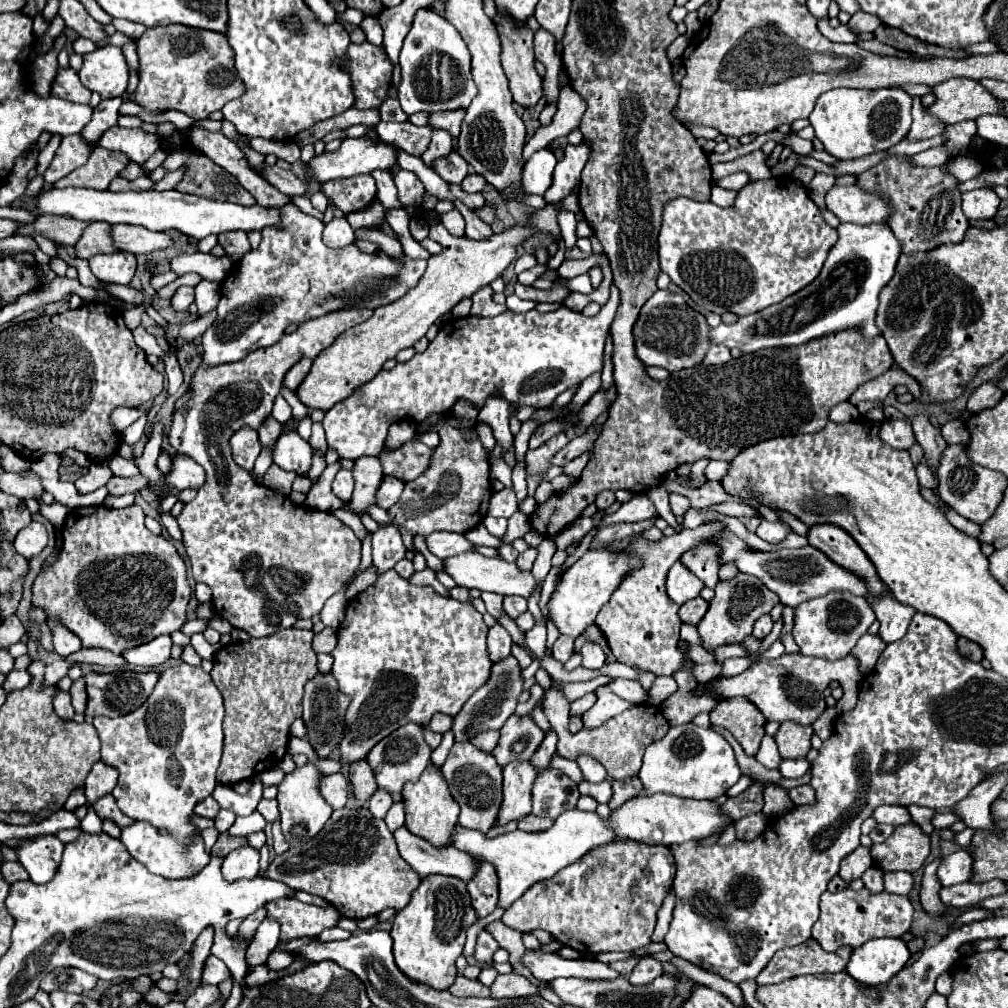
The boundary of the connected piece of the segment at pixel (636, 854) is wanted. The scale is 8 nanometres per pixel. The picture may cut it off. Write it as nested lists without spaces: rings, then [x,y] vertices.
[[[614,840],[592,848],[582,860],[562,868],[558,876],[550,880],[542,880],[528,888],[528,892],[518,898],[502,916],[502,922],[518,932],[546,930],[564,946],[578,950],[580,954],[600,954],[600,952],[632,952],[644,948],[652,942],[652,932],[656,924],[656,912],[662,906],[662,900],[670,892],[670,884],[656,884],[652,880],[652,872],[648,868],[648,860],[652,854],[662,852],[670,858],[670,850],[666,846],[650,846],[636,840]]]

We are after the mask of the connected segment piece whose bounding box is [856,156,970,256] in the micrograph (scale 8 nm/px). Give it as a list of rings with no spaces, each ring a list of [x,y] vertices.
[[[888,156],[878,166],[862,172],[856,184],[866,192],[886,196],[892,204],[890,228],[902,244],[902,254],[914,256],[918,252],[930,252],[946,242],[960,242],[970,228],[960,208],[960,192],[956,180],[946,174],[944,168],[914,168],[904,156]]]

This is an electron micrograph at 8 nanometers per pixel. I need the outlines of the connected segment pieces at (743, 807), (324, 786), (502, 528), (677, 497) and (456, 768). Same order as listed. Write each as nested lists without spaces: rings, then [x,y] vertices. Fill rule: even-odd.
[[[752,784],[752,786],[750,786],[748,790],[744,790],[742,794],[734,796],[734,798],[728,798],[721,806],[722,812],[734,821],[762,812],[762,808],[764,808],[762,786],[764,786],[764,784]]]
[[[332,774],[332,776],[326,776],[320,780],[320,794],[322,798],[326,798],[326,802],[338,810],[338,808],[344,808],[346,800],[348,800],[348,782],[342,774]]]
[[[486,516],[486,518],[484,518],[484,526],[488,528],[488,532],[490,532],[492,536],[502,538],[502,536],[506,534],[508,520],[506,520],[506,518],[492,518],[492,516]]]
[[[672,494],[670,496],[670,506],[672,506],[672,512],[676,516],[682,516],[690,508],[690,500],[686,496],[682,496],[682,494]]]
[[[456,742],[442,766],[442,772],[454,800],[460,804],[458,822],[466,828],[488,832],[496,824],[502,804],[502,768],[498,766],[496,758],[492,754],[478,752],[478,748],[474,748],[470,742]]]

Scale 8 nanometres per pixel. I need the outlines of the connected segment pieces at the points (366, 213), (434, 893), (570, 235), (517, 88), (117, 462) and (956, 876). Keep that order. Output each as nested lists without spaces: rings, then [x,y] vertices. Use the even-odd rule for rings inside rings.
[[[374,200],[372,204],[368,204],[362,210],[354,210],[350,214],[346,214],[346,220],[350,222],[350,226],[356,230],[360,226],[376,226],[380,232],[384,232],[386,236],[392,236],[398,240],[398,234],[390,228],[390,224],[386,224],[384,218],[384,206],[380,204],[380,200]]]
[[[442,874],[422,878],[408,906],[394,916],[394,926],[390,930],[398,968],[416,982],[446,990],[456,978],[456,958],[462,956],[466,932],[476,920],[464,880]]]
[[[562,212],[560,220],[558,220],[560,228],[562,228],[562,236],[564,236],[564,242],[566,242],[566,248],[574,248],[578,236],[576,236],[576,216],[572,212]]]
[[[496,12],[492,20],[494,20],[498,36],[500,36],[502,66],[504,66],[504,74],[508,76],[514,102],[518,102],[522,106],[534,106],[542,98],[542,78],[538,76],[538,72],[534,68],[534,50],[532,50],[534,32],[524,22],[516,22],[510,18],[510,14],[504,14],[504,12]]]
[[[112,454],[108,458],[108,466],[112,470],[112,474],[116,474],[119,477],[132,477],[139,474],[137,466],[132,464],[132,460],[126,460],[122,458],[120,454]]]
[[[958,850],[942,860],[938,868],[938,878],[942,886],[954,886],[960,882],[968,882],[974,876],[974,856],[968,850]]]

